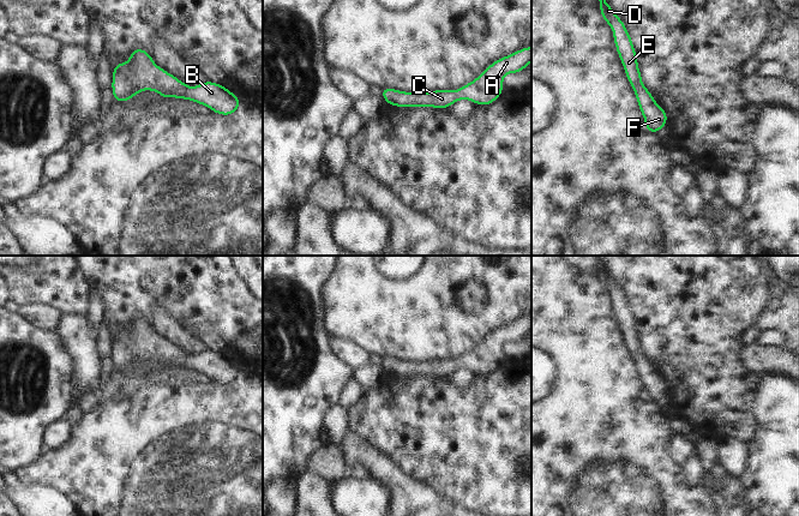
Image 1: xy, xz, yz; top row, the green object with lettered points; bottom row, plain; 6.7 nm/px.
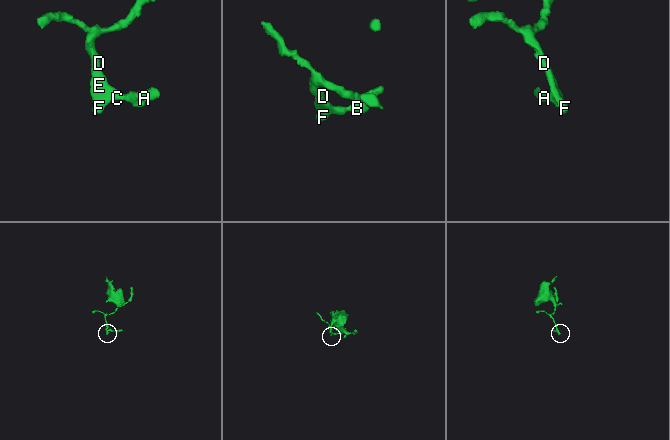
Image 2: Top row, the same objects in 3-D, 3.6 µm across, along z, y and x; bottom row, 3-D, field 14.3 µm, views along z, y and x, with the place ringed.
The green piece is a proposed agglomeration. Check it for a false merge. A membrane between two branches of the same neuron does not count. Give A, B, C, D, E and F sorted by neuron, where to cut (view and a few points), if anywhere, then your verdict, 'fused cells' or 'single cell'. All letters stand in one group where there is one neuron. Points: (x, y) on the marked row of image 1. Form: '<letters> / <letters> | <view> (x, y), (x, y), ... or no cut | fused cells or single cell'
A B C D E F | no cut | single cell

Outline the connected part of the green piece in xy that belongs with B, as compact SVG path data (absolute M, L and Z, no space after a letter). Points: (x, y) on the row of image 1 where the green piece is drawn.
M136 48L130 60L113 66L112 91L115 102L127 102L143 90L155 91L162 98L190 100L221 115L238 112L240 98L218 83L206 80L188 86L155 64L143 48Z

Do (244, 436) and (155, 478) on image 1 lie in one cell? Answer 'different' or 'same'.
same

